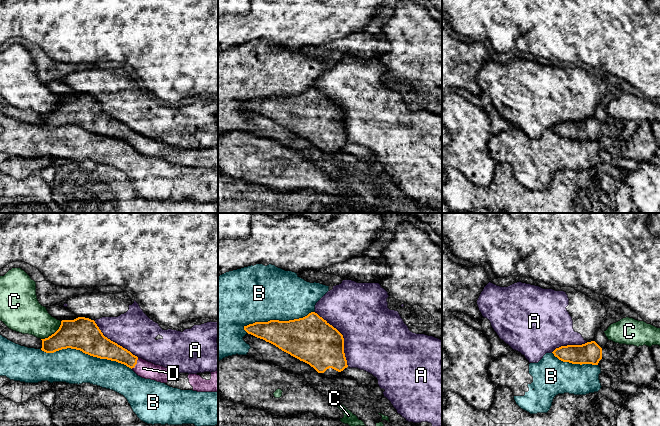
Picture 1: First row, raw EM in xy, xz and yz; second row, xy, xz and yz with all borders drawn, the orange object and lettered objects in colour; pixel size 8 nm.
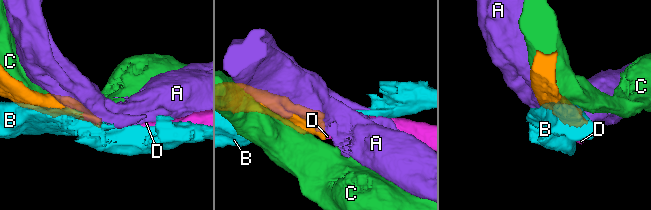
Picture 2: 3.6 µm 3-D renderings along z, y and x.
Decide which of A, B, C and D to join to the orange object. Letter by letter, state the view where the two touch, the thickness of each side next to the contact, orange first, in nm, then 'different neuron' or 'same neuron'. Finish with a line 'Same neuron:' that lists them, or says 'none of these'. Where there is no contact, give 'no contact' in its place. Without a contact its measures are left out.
A: contact in xz; calibres 380 and 480 nm; different neuron
B: contact in xy; calibres 260 and 280 nm; different neuron
C: contact in xy; calibres 260 and 280 nm; different neuron
D: contact in xy; calibres 150 and 140 nm; same neuron
Same neuron: D

